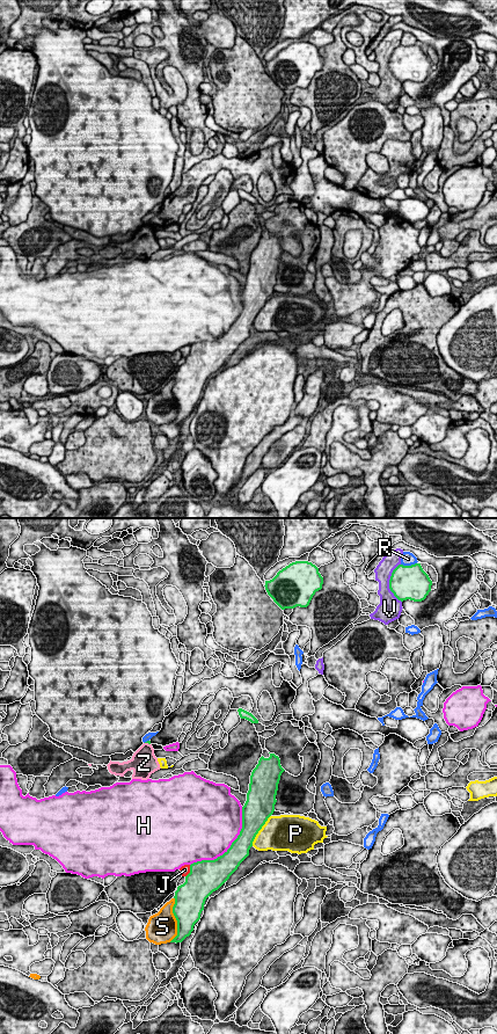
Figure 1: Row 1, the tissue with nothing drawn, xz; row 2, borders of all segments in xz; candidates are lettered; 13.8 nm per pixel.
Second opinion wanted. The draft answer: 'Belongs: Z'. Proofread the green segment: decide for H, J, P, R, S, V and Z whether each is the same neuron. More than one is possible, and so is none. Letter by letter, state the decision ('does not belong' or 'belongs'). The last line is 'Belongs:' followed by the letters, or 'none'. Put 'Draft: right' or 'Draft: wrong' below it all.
H: does not belong
J: does not belong
P: does not belong
R: does not belong
S: does not belong
V: does not belong
Z: does not belong
Belongs: none
Draft: wrong

